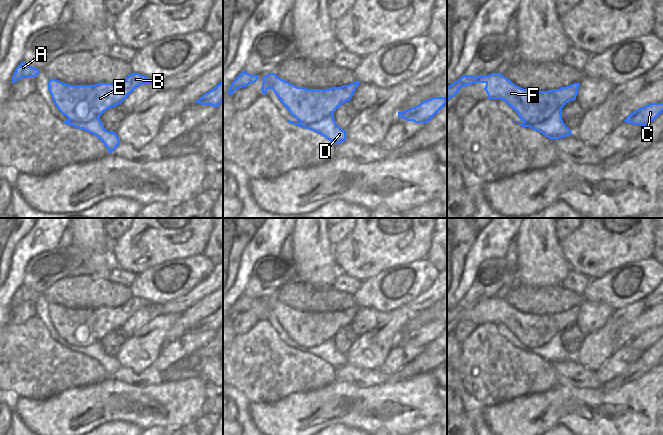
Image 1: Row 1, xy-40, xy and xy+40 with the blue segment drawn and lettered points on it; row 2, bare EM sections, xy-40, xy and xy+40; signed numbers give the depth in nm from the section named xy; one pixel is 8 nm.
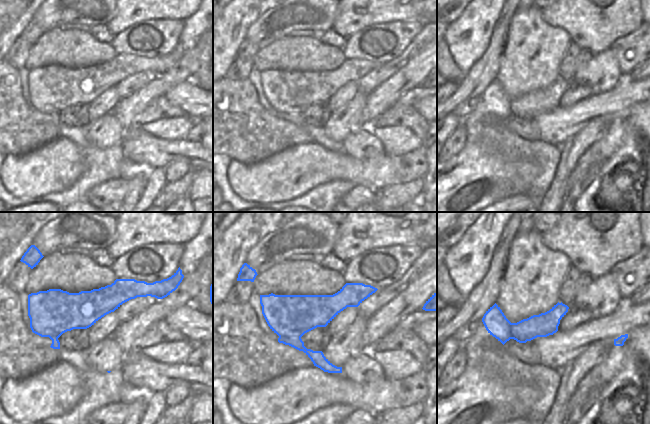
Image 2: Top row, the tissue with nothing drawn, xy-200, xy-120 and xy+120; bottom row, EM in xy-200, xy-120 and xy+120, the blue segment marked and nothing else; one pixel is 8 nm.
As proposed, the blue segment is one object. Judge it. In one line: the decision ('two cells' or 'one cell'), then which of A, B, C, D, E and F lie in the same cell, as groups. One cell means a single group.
two cells | A / B C D E F

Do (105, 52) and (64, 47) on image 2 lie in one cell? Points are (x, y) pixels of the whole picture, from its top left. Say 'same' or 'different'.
same

